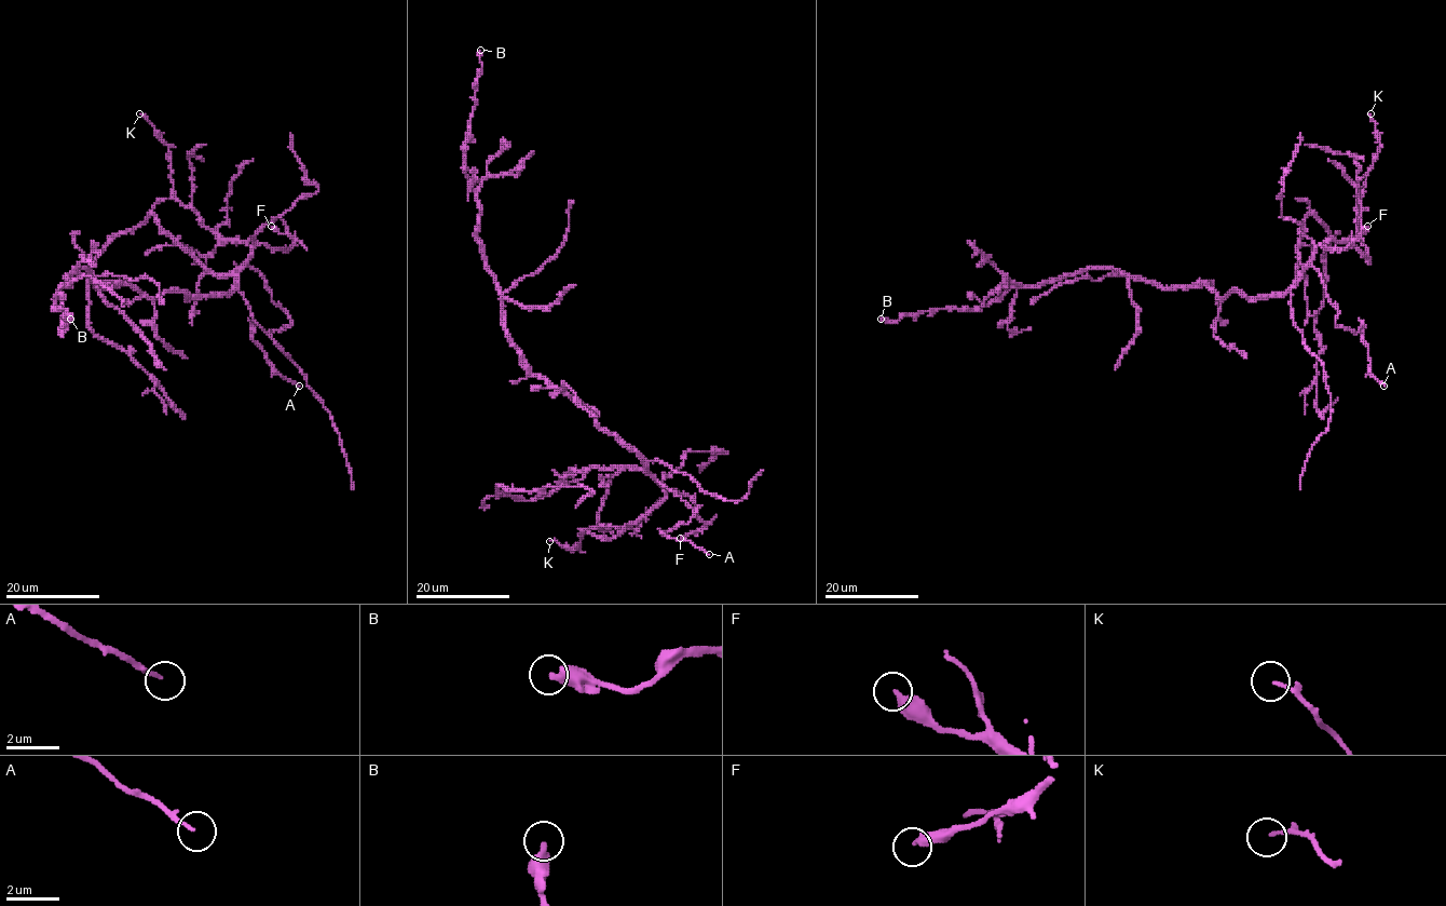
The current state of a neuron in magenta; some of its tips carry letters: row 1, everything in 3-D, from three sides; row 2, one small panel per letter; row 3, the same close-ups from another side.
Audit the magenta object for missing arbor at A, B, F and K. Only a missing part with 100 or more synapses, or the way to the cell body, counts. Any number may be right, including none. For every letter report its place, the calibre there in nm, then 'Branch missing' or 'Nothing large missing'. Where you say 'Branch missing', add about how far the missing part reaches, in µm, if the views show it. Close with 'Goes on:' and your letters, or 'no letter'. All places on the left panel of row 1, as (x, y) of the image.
A: Place: (299, 386). Thickness 140 nm. Nothing large missing
B: Place: (70, 319). Thickness 440 nm. Nothing large missing
F: Place: (271, 226). Thickness 360 nm. Nothing large missing
K: Place: (139, 113). Thickness 130 nm. Nothing large missing
Goes on: no letter

